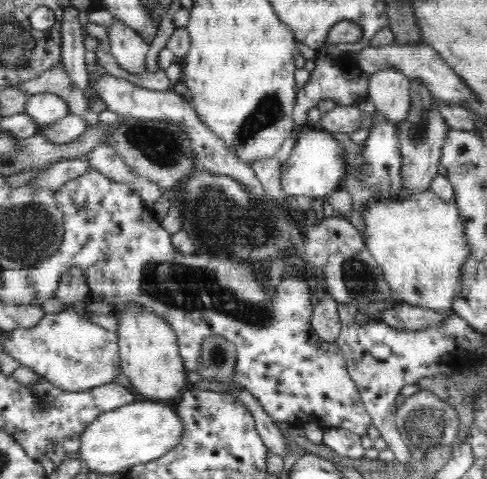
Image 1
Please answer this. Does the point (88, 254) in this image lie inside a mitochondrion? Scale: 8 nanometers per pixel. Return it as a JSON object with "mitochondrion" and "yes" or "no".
{"mitochondrion":"no"}

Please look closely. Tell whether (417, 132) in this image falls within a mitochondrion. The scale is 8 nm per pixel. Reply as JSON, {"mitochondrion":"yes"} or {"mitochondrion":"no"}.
{"mitochondrion":"yes"}

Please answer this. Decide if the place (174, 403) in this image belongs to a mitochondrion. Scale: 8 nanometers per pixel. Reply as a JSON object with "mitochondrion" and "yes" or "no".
{"mitochondrion":"no"}

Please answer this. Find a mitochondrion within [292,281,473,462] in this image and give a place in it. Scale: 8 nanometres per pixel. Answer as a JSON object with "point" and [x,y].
{"point":[423,425]}

